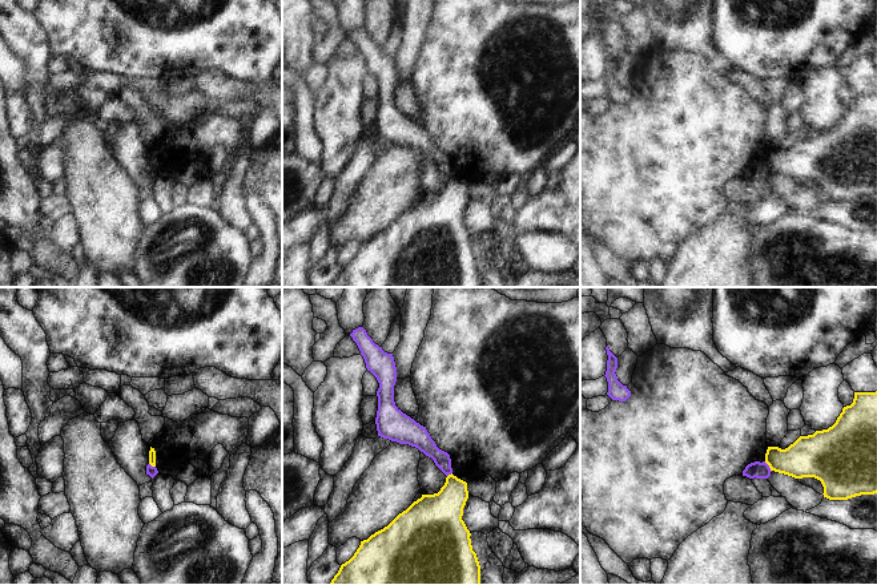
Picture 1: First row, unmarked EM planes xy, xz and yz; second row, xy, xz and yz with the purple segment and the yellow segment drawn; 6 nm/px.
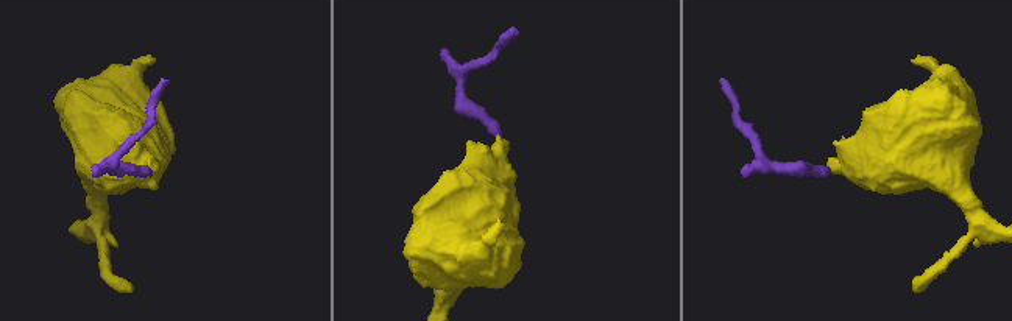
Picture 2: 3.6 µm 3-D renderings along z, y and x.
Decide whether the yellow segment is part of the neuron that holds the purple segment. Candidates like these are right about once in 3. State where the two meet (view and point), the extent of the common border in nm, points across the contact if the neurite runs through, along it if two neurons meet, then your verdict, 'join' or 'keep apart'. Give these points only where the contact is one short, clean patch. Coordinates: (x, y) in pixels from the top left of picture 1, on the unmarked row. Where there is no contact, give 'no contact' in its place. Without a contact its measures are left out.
meets purple in yz at (768, 169); contact 80 nm long; border along yz (764, 164), (771, 173); keep apart

